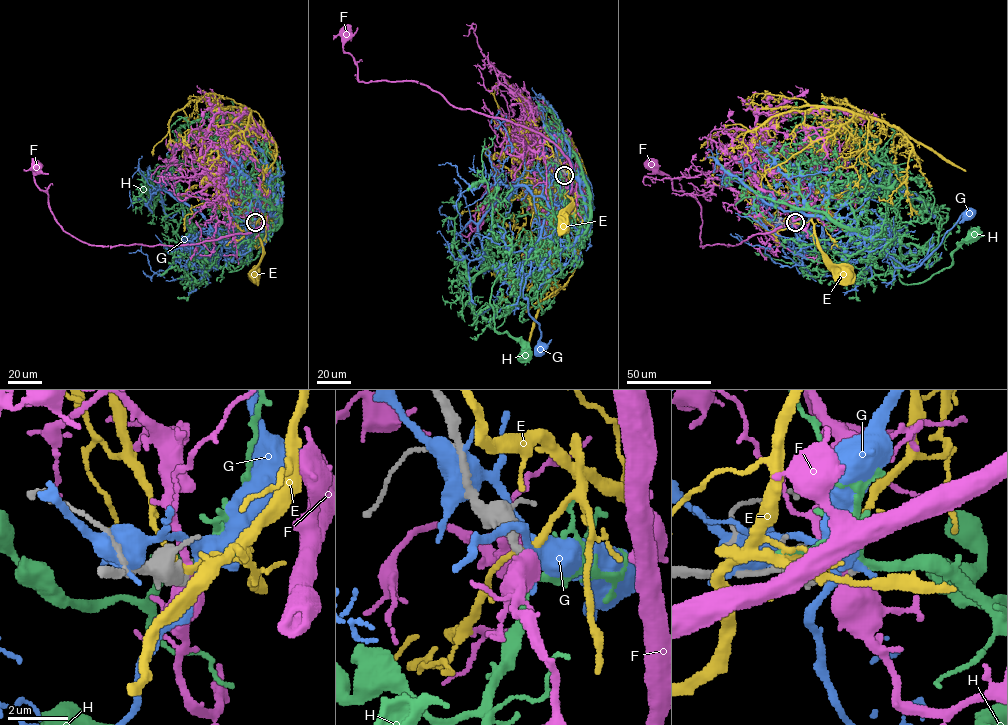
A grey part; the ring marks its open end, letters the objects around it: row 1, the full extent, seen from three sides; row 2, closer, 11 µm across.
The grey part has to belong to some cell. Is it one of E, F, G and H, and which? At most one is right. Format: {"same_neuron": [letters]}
{"same_neuron": ["H"]}

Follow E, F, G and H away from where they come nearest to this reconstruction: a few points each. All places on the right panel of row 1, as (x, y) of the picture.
E: (793, 223), (797, 216), (796, 205), (807, 202), (820, 252), (848, 274)
F: (793, 223), (789, 197), (809, 194), (812, 209), (789, 224), (737, 245), (701, 246), (700, 203), (651, 164)
G: (794, 222), (799, 210), (813, 210), (824, 239), (849, 261), (885, 247), (915, 269), (969, 214)
H: (794, 222), (820, 239), (877, 234), (907, 284), (948, 268), (953, 252), (974, 236)

